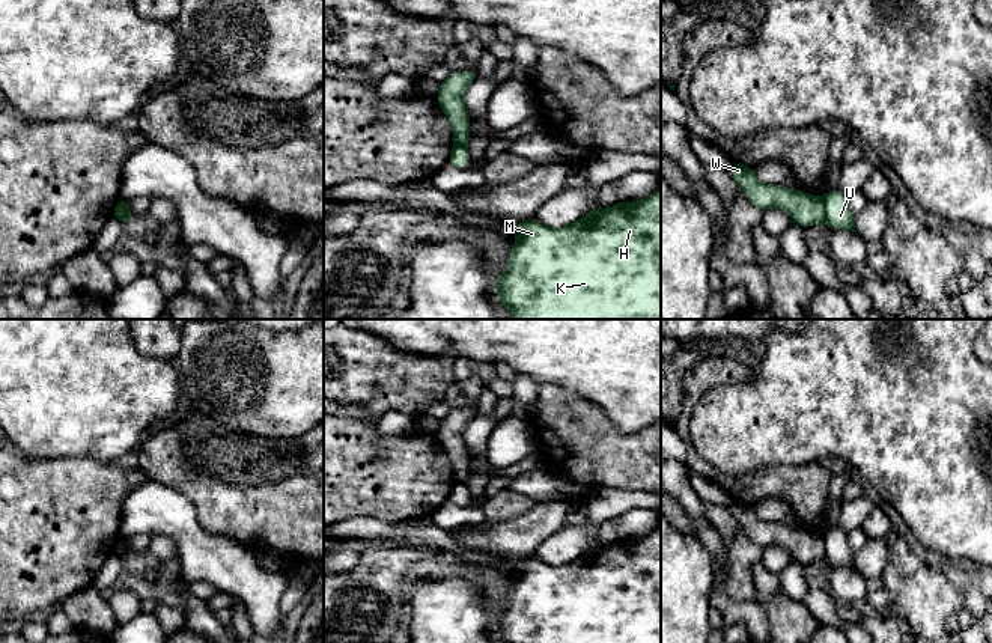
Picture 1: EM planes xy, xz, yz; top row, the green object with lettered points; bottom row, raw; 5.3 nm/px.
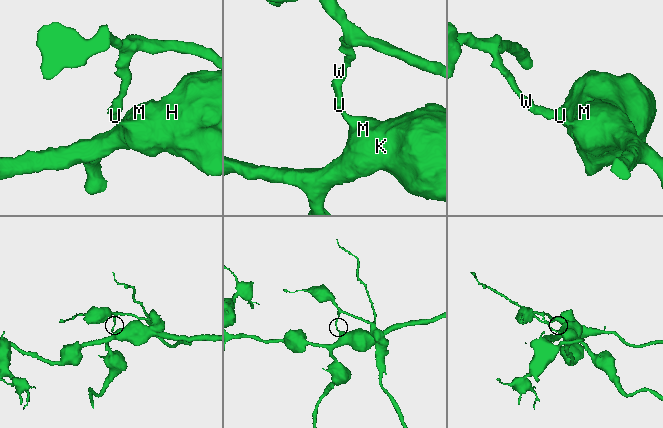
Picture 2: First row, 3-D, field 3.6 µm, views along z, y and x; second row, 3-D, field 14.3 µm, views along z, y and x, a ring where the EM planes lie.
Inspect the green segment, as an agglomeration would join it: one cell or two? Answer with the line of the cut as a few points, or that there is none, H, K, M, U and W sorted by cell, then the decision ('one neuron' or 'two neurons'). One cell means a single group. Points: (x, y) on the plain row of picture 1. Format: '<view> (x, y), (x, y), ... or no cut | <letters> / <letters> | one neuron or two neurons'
yz (821, 535), (825, 559) | H K M U / W | two neurons

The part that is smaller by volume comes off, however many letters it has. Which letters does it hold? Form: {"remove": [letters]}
{"remove": ["W"]}

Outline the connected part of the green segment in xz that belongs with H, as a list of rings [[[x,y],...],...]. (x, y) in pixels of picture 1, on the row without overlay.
[[[661,524],[647,536],[619,539],[611,545],[596,545],[561,566],[551,566],[530,556],[513,566],[516,581],[509,593],[507,607],[495,617],[497,638],[504,643],[661,643]]]

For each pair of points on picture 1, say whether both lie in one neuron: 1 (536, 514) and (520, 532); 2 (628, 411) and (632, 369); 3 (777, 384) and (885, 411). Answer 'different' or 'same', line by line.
1: same
2: same
3: same

